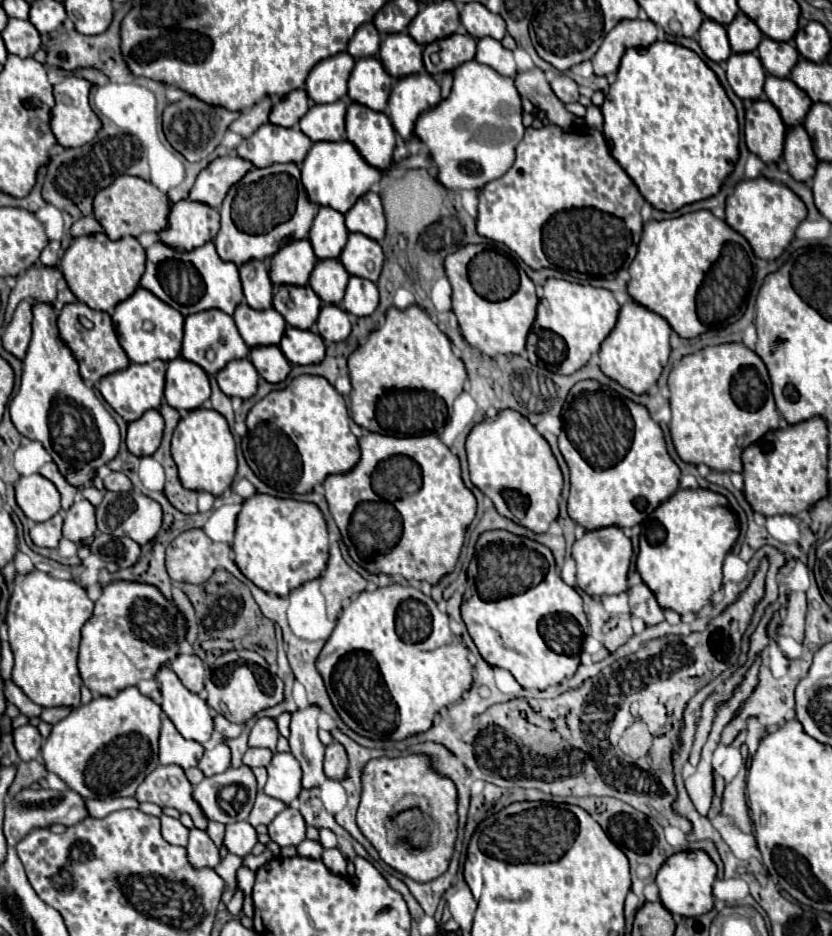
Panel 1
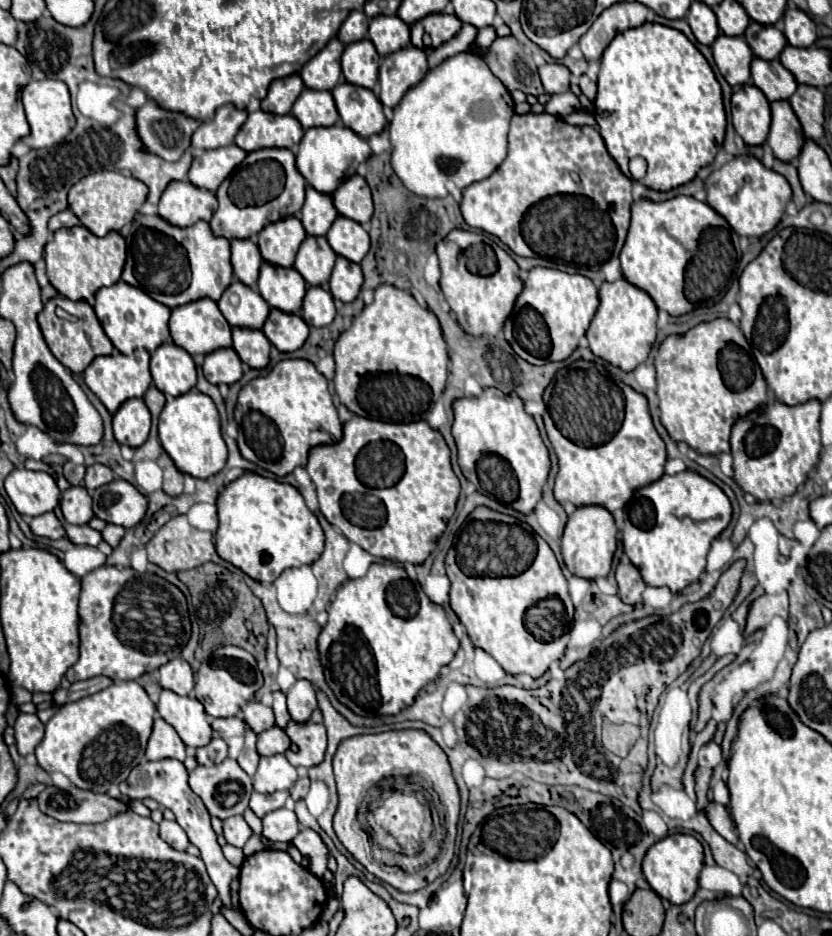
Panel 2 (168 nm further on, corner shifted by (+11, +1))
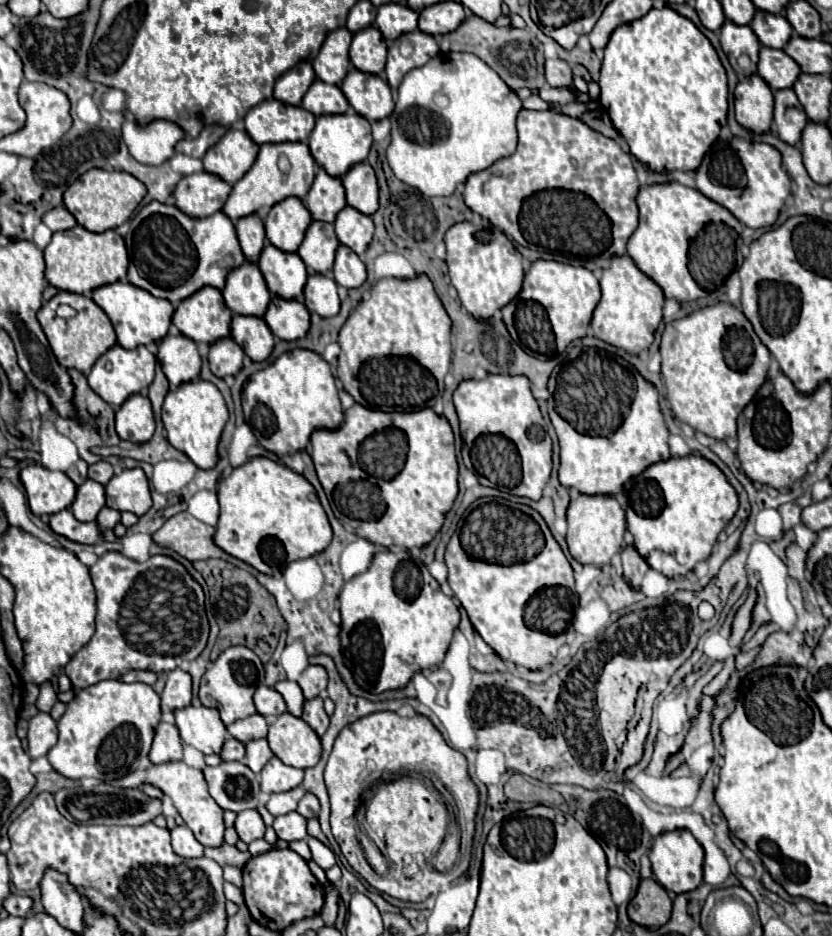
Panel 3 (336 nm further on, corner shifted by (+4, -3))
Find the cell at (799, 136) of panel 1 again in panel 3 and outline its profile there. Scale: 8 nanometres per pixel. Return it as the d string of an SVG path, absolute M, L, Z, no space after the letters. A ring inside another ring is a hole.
M793 89L775 91L775 119L773 131L789 145L797 145L801 139L801 131L807 123L807 115L795 95Z

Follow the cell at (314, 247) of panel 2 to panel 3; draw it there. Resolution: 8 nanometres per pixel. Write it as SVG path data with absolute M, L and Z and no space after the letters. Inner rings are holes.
M311 221L311 227L307 227L307 235L299 245L297 253L311 271L329 273L335 261L337 247L339 247L339 239L331 223Z

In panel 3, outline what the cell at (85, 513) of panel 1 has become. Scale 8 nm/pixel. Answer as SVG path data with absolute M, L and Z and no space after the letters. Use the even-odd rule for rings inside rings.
M87 479L81 487L77 487L77 497L75 503L71 505L71 511L77 521L95 521L103 505L105 487L101 483L95 483L93 479Z

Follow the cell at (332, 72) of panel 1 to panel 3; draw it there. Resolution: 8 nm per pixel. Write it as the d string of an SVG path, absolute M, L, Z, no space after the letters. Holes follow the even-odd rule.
M339 27L339 29L327 33L327 39L323 41L319 55L313 59L313 69L321 81L339 85L343 81L343 77L349 73L351 39L353 39L353 33L347 31L347 27Z

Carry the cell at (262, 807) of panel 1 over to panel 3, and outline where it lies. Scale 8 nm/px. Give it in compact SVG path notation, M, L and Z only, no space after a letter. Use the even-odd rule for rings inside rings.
M295 787L291 791L285 791L285 793L273 793L269 803L267 803L267 809L271 811L271 815L285 815L285 813L291 813L297 809L297 803L299 799L305 795L305 789L303 787Z

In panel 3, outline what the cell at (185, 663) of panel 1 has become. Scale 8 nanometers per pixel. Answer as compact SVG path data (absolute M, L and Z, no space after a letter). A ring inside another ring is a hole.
M173 669L167 673L167 683L161 693L161 711L177 711L191 703L191 675Z

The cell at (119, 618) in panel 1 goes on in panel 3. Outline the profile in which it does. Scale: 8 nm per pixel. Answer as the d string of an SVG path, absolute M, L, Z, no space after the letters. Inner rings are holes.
M107 551L89 571L97 591L97 629L91 641L63 667L75 689L85 689L103 679L117 679L131 669L149 669L155 673L173 671L183 661L193 661L201 655L209 637L205 593L179 561L167 555L151 555L147 561L139 563L119 551Z

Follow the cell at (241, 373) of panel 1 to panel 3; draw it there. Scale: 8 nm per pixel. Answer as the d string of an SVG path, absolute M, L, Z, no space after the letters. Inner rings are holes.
M231 337L217 339L209 347L209 365L211 365L211 371L217 377L235 375L241 369L243 355L245 355L243 349Z

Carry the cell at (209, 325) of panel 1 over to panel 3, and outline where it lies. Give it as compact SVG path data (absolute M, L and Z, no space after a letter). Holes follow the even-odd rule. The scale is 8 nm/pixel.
M201 287L195 291L195 295L183 299L173 313L173 325L195 343L213 343L221 337L227 337L231 333L231 319L233 311L223 303L223 295L215 287Z

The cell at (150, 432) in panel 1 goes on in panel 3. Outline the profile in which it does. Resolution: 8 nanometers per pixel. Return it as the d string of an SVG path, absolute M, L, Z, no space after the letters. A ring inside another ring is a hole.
M131 395L115 411L115 427L121 439L131 443L145 443L155 431L155 419L151 403L145 395Z

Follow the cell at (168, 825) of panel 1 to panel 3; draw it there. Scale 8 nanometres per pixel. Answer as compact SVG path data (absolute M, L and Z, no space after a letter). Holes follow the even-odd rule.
M175 827L171 831L171 845L173 851L185 859L193 859L193 857L201 857L203 855L203 845L195 839L193 831L189 827Z

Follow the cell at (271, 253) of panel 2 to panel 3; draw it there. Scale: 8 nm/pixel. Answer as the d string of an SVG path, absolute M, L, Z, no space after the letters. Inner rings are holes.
M283 199L283 203L275 203L265 217L267 239L281 251L293 253L299 249L311 221L303 199Z

